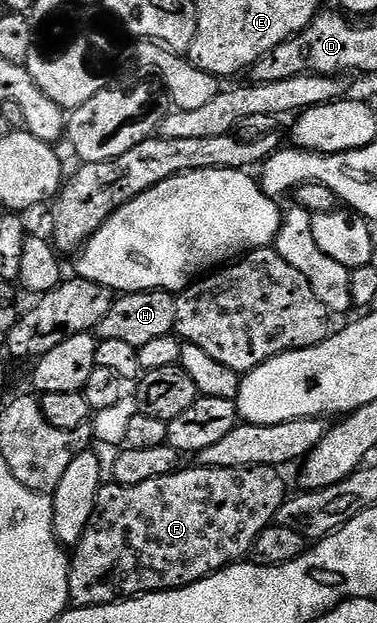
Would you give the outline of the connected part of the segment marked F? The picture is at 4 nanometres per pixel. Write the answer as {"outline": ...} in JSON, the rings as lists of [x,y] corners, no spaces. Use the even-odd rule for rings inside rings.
{"outline":[[[199,465],[193,471],[177,469],[166,477],[158,477],[154,481],[142,481],[142,485],[101,486],[94,513],[90,517],[90,525],[86,525],[86,533],[82,533],[82,541],[74,548],[68,565],[68,602],[72,607],[101,607],[107,603],[118,603],[122,599],[130,599],[138,595],[149,595],[152,591],[177,591],[180,587],[188,587],[191,583],[202,581],[215,571],[241,562],[251,552],[254,541],[262,529],[273,526],[278,509],[286,501],[284,495],[284,479],[274,467],[243,467],[242,469],[210,469]]]}

